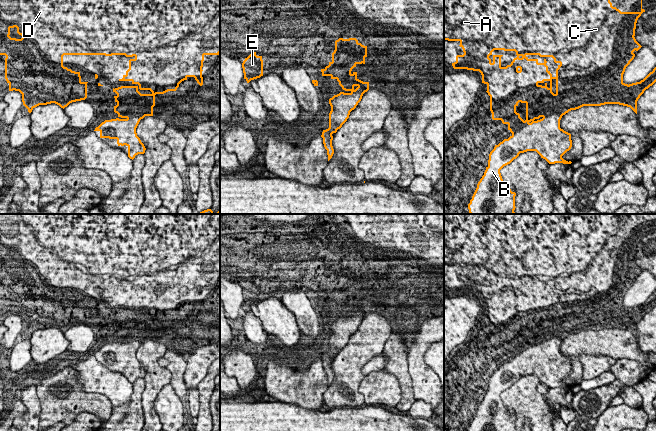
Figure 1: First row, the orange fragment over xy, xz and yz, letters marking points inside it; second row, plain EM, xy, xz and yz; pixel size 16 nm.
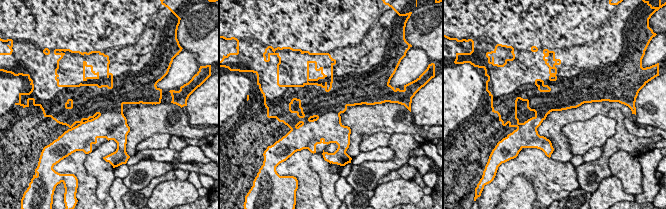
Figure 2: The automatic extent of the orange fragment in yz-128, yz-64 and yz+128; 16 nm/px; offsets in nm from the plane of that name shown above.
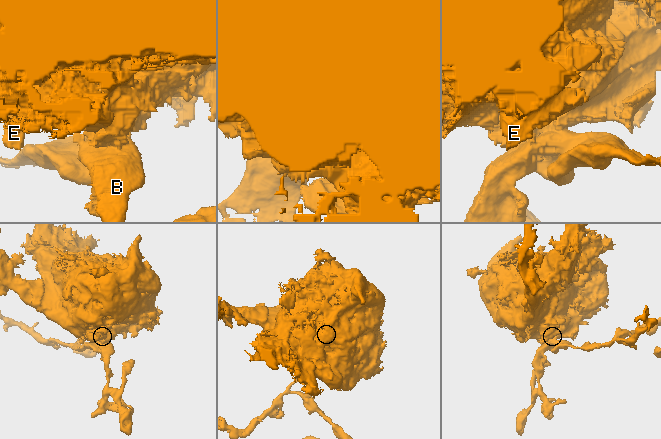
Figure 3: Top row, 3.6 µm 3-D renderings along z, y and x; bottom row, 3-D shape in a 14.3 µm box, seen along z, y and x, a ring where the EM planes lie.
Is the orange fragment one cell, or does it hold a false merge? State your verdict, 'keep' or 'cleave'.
cleave

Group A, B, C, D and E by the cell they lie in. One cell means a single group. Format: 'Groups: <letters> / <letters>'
Groups: A C D E / B

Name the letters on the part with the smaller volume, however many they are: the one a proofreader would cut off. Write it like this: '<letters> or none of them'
B

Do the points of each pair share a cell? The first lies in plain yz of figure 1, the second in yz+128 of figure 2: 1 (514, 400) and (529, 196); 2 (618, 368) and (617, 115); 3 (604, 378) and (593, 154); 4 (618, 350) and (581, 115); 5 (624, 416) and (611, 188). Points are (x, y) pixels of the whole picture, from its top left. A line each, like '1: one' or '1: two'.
1: two
2: one
3: one
4: one
5: one

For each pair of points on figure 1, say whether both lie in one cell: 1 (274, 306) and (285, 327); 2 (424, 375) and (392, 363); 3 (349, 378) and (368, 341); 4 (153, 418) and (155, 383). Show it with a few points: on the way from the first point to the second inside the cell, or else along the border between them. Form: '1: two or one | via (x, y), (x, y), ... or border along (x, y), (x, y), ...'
1: one | via (274, 311), (275, 317), (280, 322)
2: two | border along (409, 375), (412, 381), (412, 393), (415, 398)
3: one | via (349, 369), (349, 362), (359, 350)
4: one | via (149, 409), (150, 392)

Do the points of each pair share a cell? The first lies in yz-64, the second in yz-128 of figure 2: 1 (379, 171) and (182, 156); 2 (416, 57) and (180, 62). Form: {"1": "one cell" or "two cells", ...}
{"1": "two cells", "2": "one cell"}

